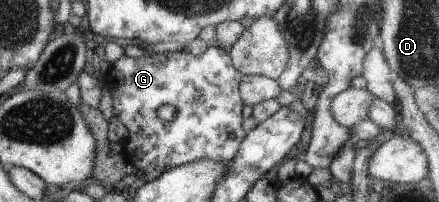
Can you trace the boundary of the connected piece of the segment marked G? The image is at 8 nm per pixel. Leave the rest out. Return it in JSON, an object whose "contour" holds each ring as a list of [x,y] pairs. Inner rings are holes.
{"contour":[[[208,45],[200,55],[184,51],[163,51],[144,54],[139,58],[120,56],[113,61],[105,78],[101,79],[109,87],[112,100],[112,114],[128,130],[128,137],[122,142],[122,152],[136,170],[141,170],[145,182],[156,179],[166,170],[190,163],[194,160],[211,159],[228,163],[237,152],[243,140],[241,129],[241,100],[238,84],[242,74],[232,65],[227,49]],[[162,104],[173,106],[177,112],[176,120],[161,121],[155,110]]]}

